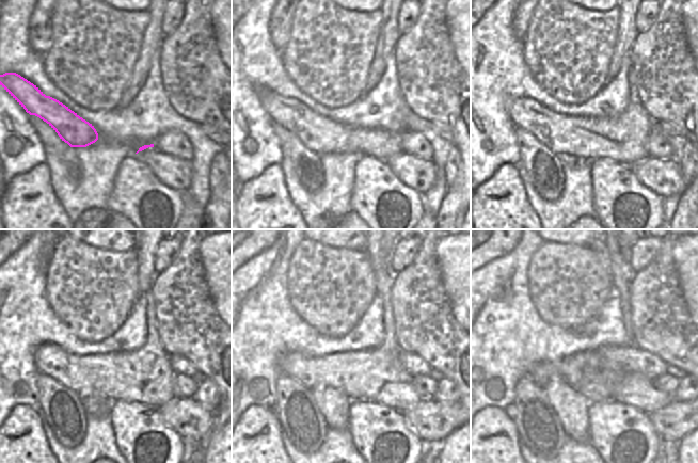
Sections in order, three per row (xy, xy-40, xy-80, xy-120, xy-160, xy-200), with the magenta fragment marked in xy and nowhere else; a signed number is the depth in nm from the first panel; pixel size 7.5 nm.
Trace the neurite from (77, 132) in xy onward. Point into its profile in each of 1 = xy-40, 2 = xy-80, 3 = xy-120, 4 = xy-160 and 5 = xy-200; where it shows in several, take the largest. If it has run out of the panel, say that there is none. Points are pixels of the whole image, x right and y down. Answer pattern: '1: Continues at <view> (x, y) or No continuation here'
1: Continues at xy-40 (320, 134)
2: Continues at xy-80 (623, 138)
3: Continues at xy-120 (145, 376)
4: Continues at xy-160 (378, 374)
5: Continues at xy-200 (634, 389)

